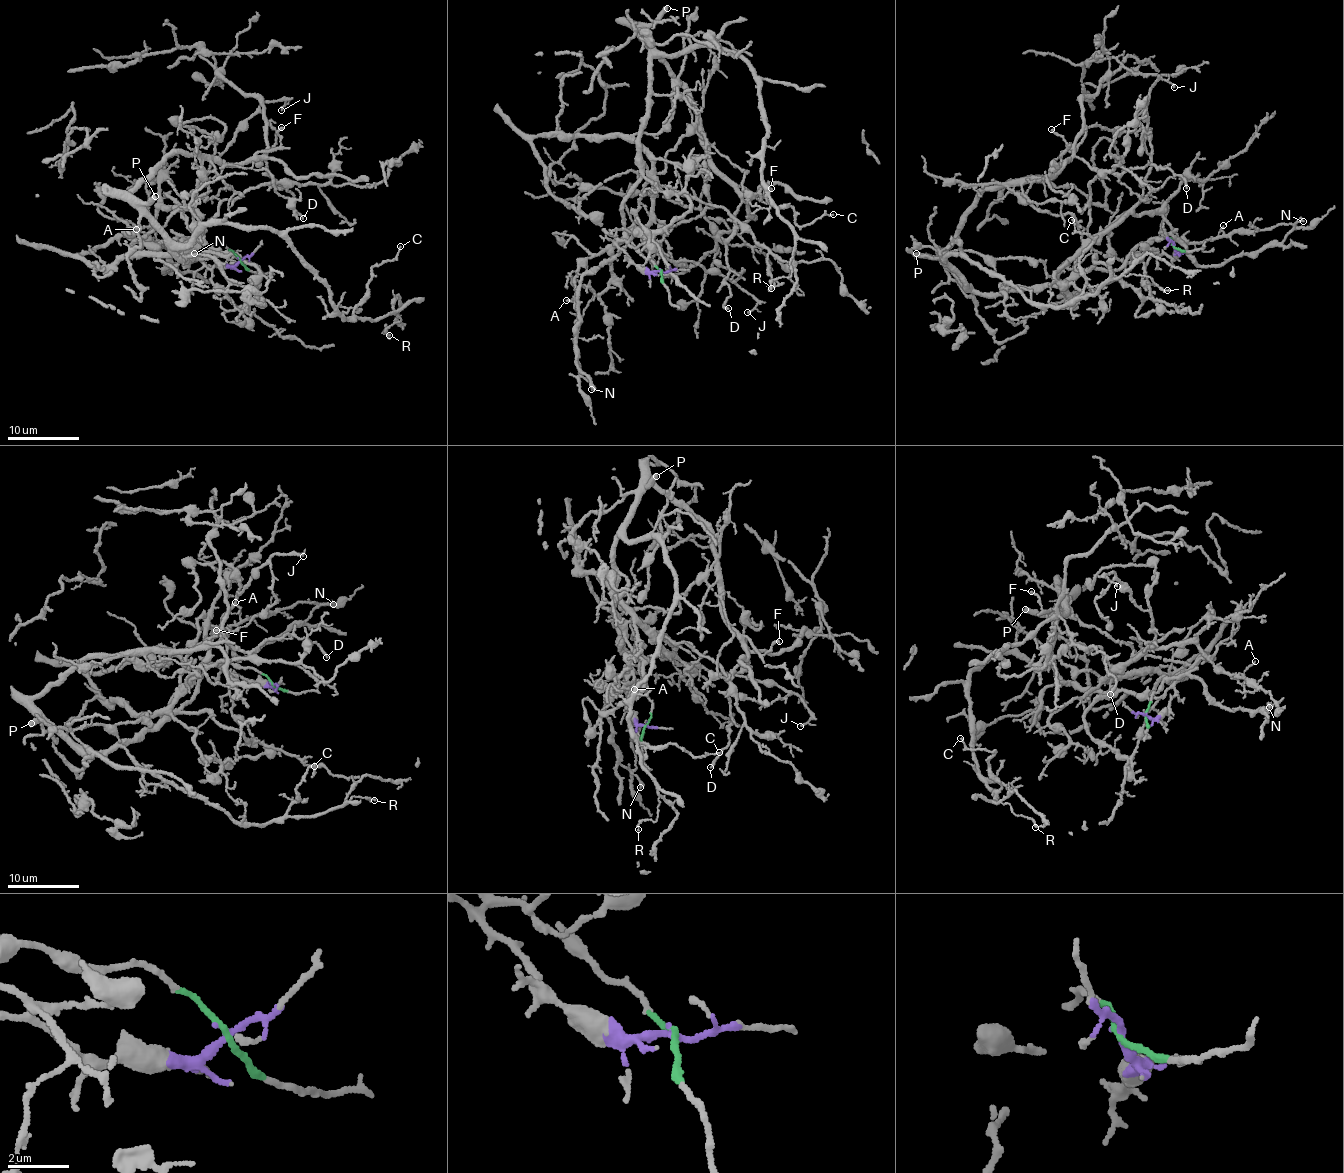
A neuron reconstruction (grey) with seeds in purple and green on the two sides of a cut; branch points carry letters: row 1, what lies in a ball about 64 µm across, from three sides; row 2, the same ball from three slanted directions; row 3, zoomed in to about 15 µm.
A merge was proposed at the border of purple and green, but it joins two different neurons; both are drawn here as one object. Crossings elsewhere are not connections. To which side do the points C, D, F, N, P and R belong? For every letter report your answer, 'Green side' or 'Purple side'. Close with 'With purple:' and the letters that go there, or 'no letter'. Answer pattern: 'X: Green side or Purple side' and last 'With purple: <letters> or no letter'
C: Green side
D: Green side
F: Green side
N: Green side
P: Green side
R: Green side
With purple: no letter

